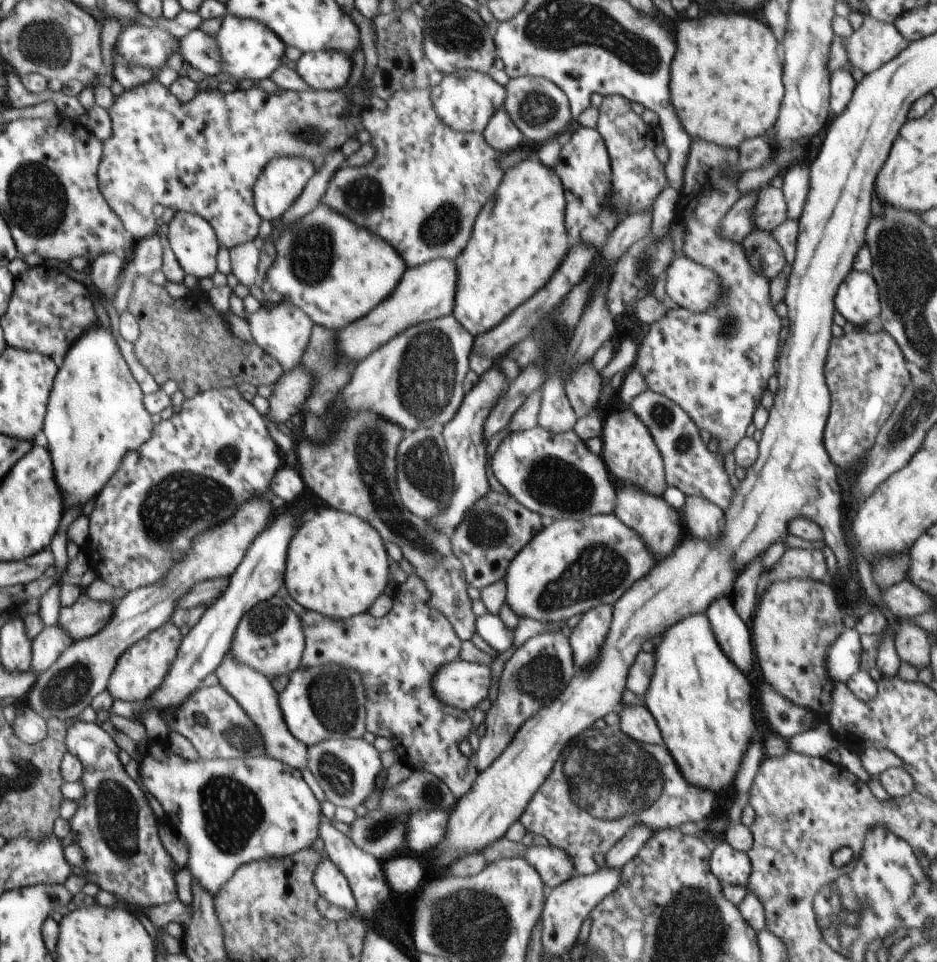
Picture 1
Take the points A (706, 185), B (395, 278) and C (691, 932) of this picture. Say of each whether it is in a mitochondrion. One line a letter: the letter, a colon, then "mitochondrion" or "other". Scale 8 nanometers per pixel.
A: other
B: other
C: mitochondrion

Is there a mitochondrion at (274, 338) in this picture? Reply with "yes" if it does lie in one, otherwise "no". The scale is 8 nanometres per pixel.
no

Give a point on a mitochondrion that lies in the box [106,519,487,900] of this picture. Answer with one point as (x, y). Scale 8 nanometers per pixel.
(233, 813)

